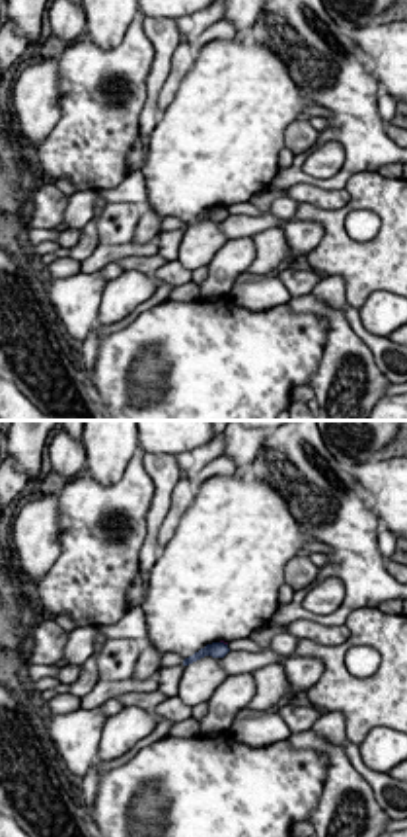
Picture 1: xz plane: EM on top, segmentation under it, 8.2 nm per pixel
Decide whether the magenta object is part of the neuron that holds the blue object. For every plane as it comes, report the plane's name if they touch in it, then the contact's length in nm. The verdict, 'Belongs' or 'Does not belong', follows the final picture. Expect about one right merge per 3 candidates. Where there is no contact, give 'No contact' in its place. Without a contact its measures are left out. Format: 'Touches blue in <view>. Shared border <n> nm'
Touches blue in xz. Shared border 70 nm

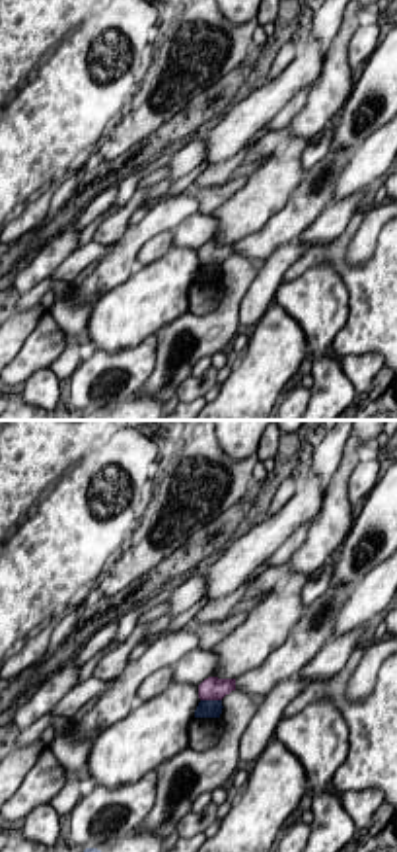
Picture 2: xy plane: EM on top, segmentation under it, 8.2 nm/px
Touches blue in xy. Shared border 180 nm

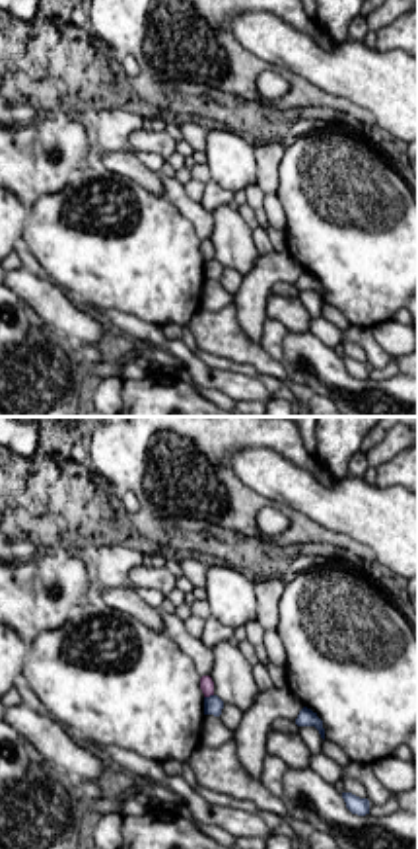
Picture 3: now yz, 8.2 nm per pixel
Touches blue in yz. Shared border 90 nm

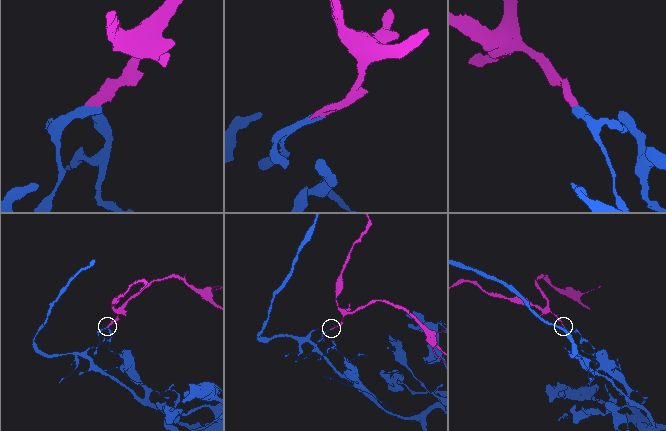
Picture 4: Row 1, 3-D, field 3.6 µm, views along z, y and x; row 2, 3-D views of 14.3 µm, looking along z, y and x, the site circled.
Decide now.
Does not belong

